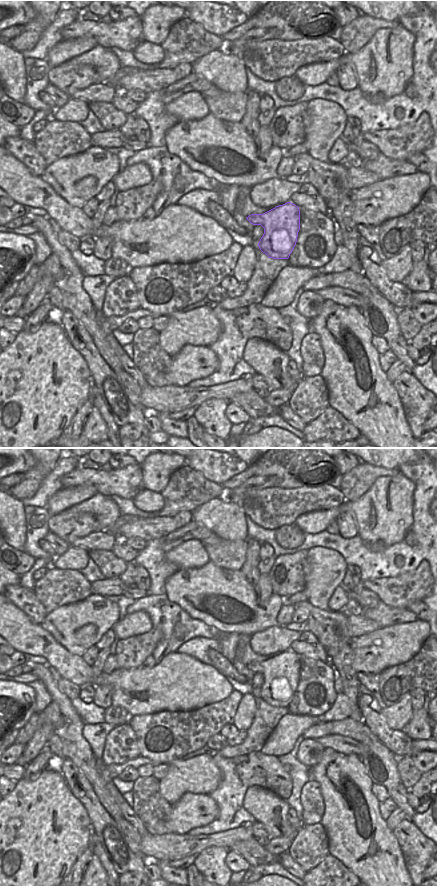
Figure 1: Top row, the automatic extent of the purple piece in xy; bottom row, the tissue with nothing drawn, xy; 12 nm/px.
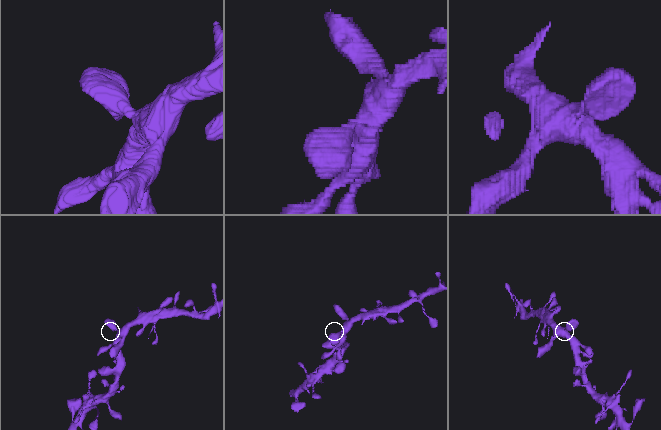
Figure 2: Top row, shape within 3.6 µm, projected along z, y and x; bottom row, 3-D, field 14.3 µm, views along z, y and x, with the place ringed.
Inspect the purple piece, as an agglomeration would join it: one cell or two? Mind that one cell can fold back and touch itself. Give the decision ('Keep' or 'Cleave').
Keep.

